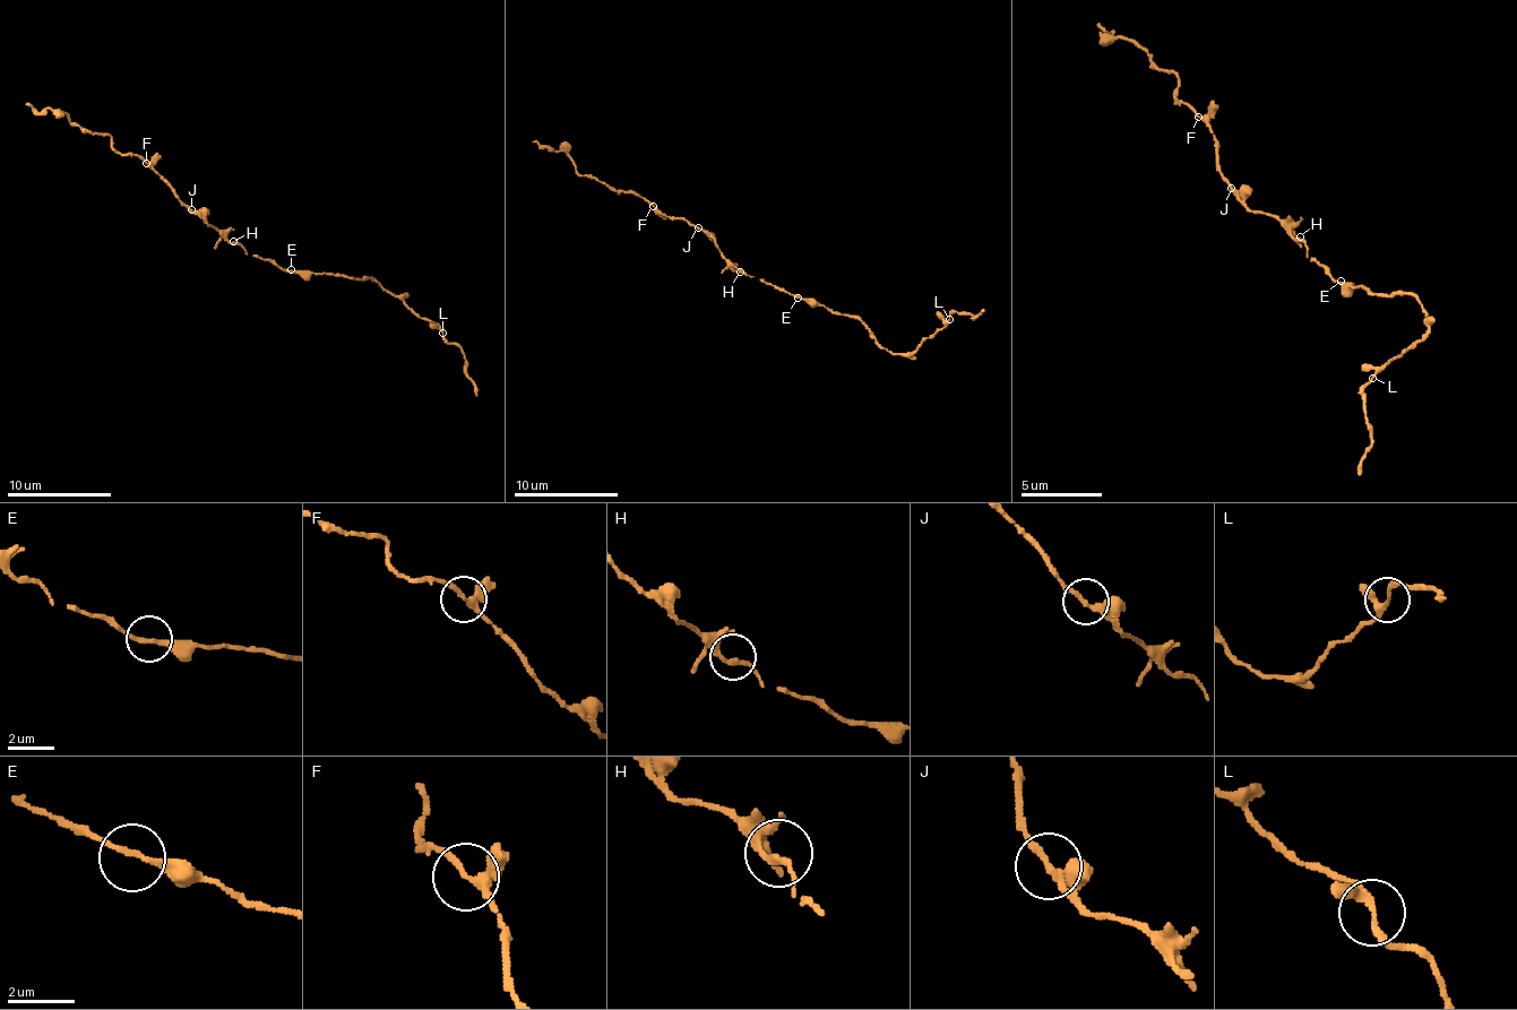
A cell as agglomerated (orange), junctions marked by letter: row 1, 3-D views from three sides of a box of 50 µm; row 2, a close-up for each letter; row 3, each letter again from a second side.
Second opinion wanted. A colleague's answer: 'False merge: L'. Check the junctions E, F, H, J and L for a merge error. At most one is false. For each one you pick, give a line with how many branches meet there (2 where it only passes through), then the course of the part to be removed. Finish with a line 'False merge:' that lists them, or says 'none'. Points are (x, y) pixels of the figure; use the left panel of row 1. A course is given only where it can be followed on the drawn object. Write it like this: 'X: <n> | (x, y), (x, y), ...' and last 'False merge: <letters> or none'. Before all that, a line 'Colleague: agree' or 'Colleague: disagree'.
Colleague: disagree
False merge: none

